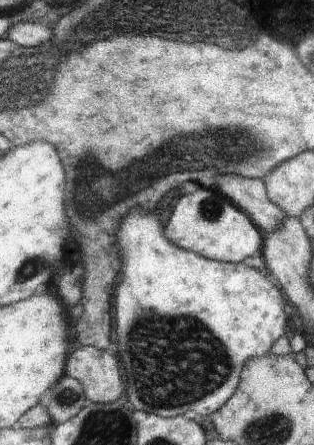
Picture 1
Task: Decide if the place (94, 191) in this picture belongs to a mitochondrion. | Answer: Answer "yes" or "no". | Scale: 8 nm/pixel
yes

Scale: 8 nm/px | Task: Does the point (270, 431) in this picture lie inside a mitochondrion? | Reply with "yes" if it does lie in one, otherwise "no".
yes

